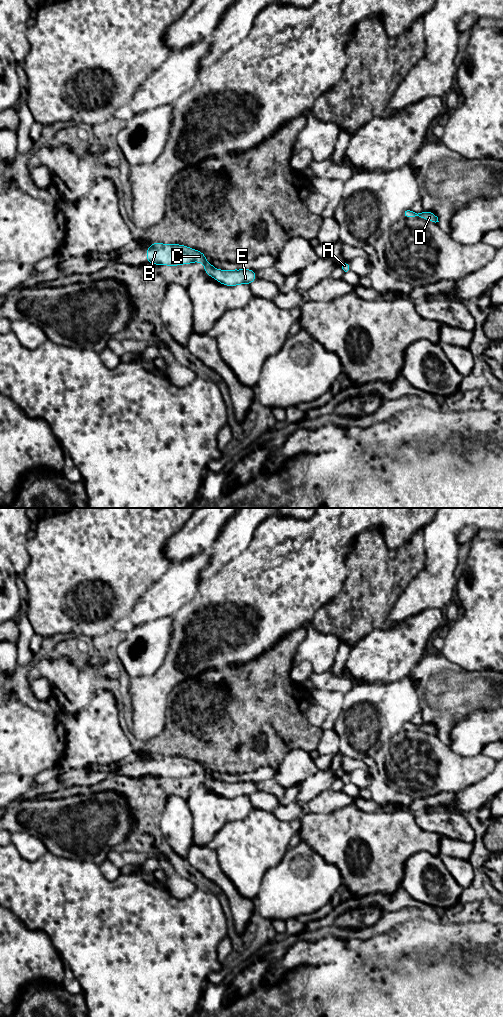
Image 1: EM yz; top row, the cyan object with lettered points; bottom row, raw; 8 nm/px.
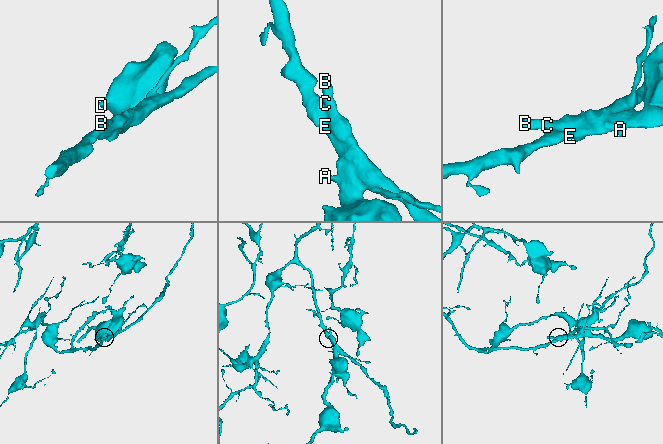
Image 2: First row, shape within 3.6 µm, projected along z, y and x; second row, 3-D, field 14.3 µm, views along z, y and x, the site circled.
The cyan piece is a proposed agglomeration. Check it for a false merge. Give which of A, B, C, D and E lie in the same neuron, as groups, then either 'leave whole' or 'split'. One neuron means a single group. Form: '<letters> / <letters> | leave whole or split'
A D E / B C | split

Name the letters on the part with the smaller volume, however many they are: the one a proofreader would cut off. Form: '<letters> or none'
B, C

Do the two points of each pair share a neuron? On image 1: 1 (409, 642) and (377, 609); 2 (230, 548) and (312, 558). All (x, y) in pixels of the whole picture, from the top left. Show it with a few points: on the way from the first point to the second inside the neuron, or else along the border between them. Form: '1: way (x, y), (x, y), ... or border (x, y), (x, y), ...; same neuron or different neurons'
1: border (386, 622), (384, 625); different neurons
2: border (256, 529), (250, 545), (225, 563); different neurons

